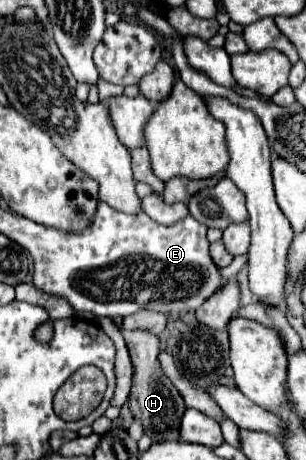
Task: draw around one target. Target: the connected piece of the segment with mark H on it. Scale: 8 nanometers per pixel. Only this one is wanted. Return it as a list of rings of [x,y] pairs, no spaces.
[[[123,330],[123,338],[127,342],[131,360],[133,360],[133,388],[129,396],[129,410],[135,420],[141,422],[143,432],[153,438],[153,442],[165,442],[173,440],[179,442],[179,428],[181,428],[181,418],[185,414],[185,402],[177,388],[171,384],[171,380],[161,372],[161,366],[157,364],[157,354],[159,354],[159,338],[155,334],[143,332],[143,330]]]

